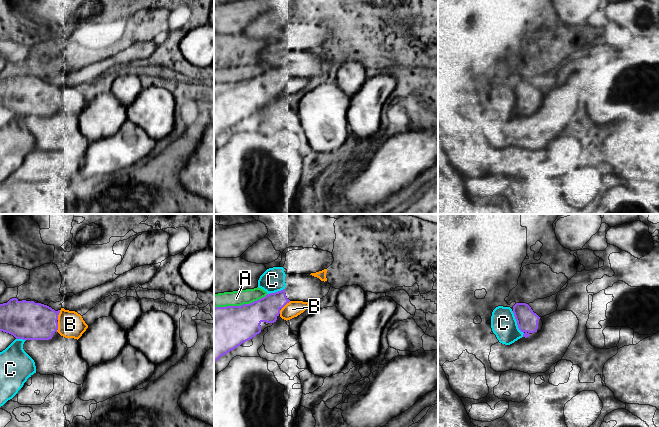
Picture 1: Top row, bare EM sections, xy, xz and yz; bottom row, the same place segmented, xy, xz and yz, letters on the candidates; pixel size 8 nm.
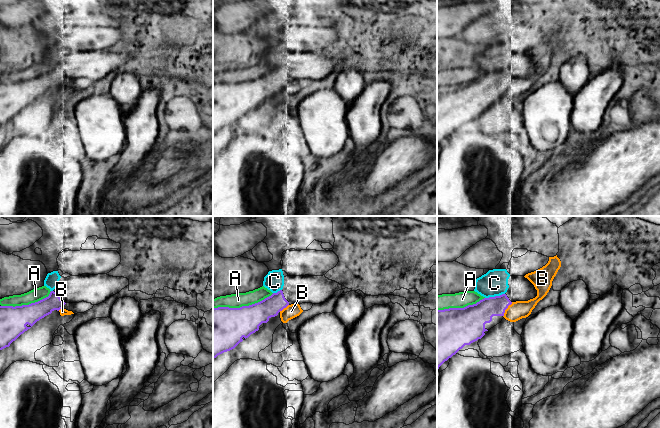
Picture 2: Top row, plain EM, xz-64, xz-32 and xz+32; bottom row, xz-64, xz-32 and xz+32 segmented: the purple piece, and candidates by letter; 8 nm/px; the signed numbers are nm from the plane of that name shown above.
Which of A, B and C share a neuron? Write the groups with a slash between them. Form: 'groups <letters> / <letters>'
groups A / B / C

